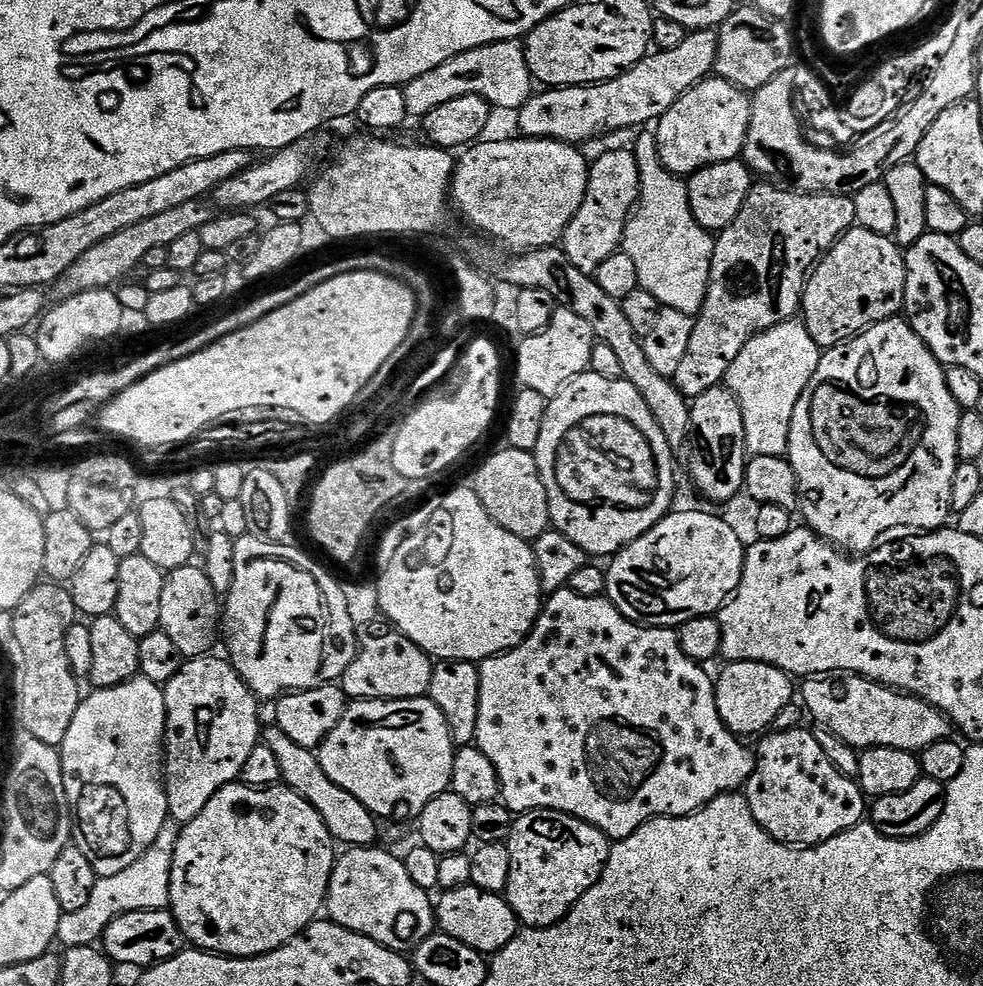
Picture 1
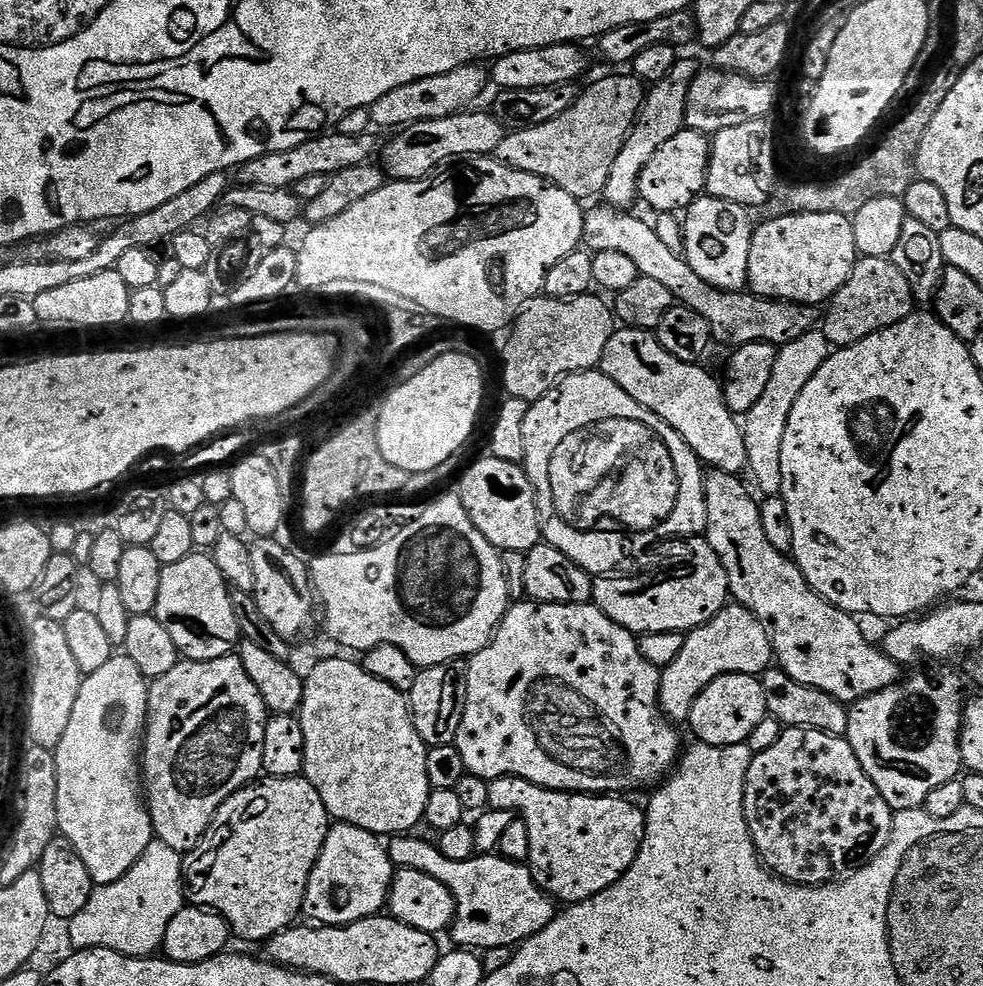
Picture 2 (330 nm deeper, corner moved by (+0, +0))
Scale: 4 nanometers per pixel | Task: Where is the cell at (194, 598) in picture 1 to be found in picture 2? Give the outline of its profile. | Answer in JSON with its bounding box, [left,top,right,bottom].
[155,551,242,660]

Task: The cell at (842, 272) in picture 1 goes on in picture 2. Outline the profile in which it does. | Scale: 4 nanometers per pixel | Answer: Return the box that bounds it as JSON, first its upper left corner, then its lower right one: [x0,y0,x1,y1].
[822,256,913,349]

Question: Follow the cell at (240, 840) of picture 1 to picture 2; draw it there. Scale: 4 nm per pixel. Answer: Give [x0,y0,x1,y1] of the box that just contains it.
[184,775,330,942]

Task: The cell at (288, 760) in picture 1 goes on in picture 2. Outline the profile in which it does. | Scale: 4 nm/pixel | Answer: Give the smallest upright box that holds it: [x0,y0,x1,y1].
[387,834,558,950]

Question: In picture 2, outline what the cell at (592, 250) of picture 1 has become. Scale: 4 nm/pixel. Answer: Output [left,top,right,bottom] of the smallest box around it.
[602,59,698,210]

